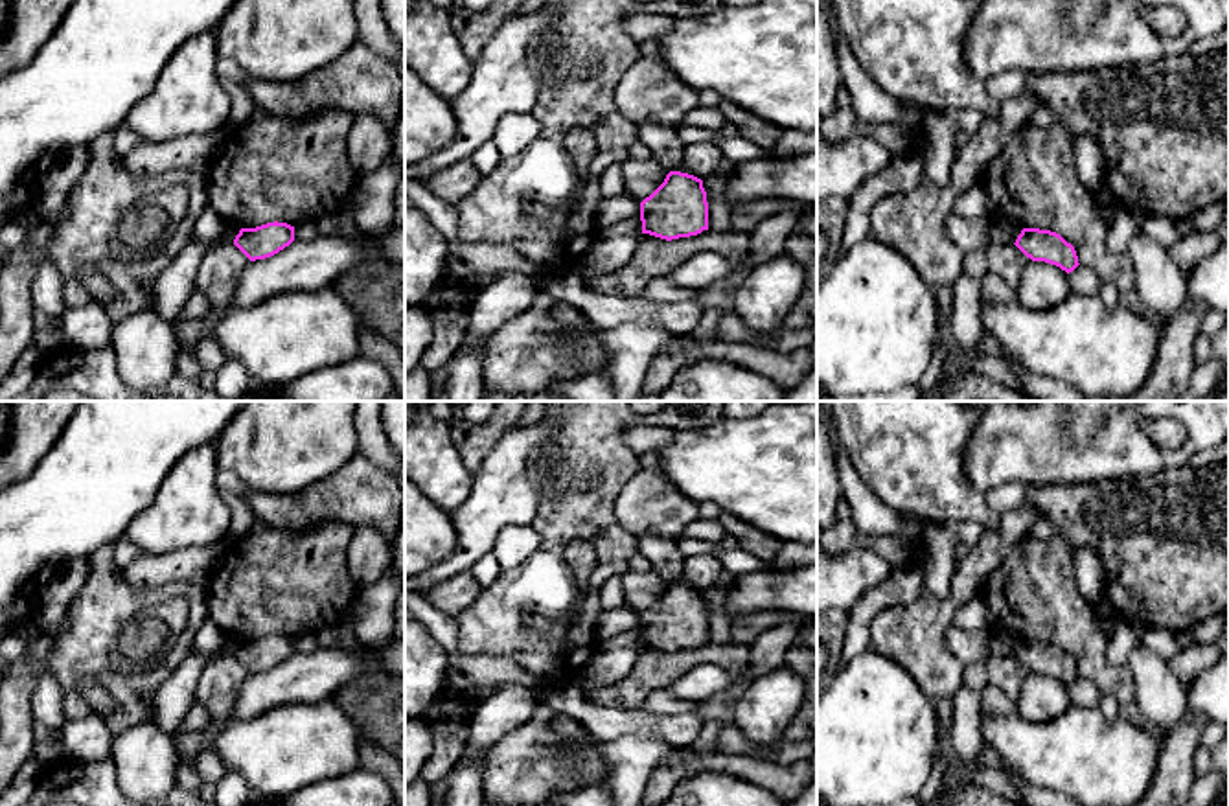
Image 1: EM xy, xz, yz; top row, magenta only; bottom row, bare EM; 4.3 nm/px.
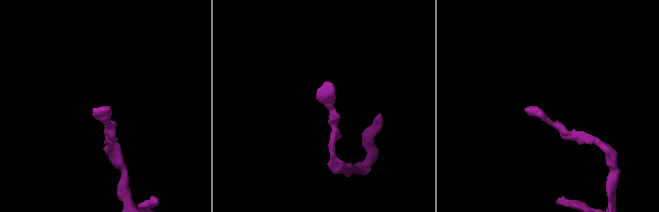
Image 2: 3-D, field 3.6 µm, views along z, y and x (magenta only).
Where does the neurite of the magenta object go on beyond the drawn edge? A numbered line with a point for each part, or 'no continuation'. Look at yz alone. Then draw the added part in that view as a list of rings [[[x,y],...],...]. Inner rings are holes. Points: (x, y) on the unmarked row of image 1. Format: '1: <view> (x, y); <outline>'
no continuation

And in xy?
no continuation

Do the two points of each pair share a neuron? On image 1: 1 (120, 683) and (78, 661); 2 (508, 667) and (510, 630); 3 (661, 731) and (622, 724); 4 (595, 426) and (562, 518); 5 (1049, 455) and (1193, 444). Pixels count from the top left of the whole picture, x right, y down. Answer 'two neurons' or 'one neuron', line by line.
1: one neuron
2: two neurons
3: one neuron
4: one neuron
5: one neuron

